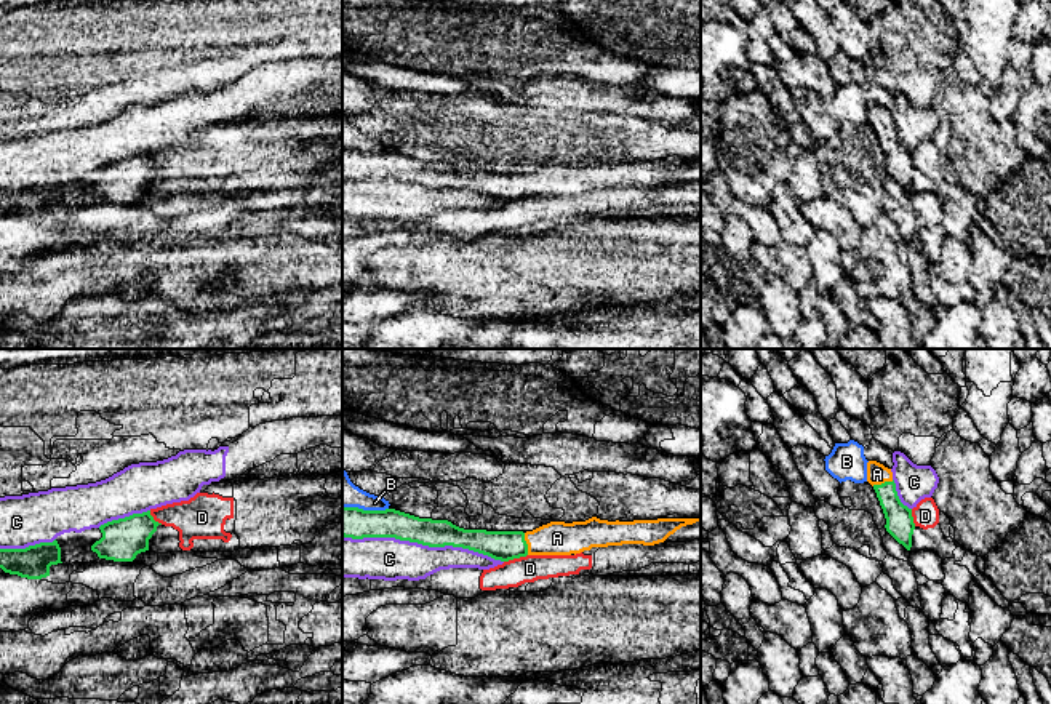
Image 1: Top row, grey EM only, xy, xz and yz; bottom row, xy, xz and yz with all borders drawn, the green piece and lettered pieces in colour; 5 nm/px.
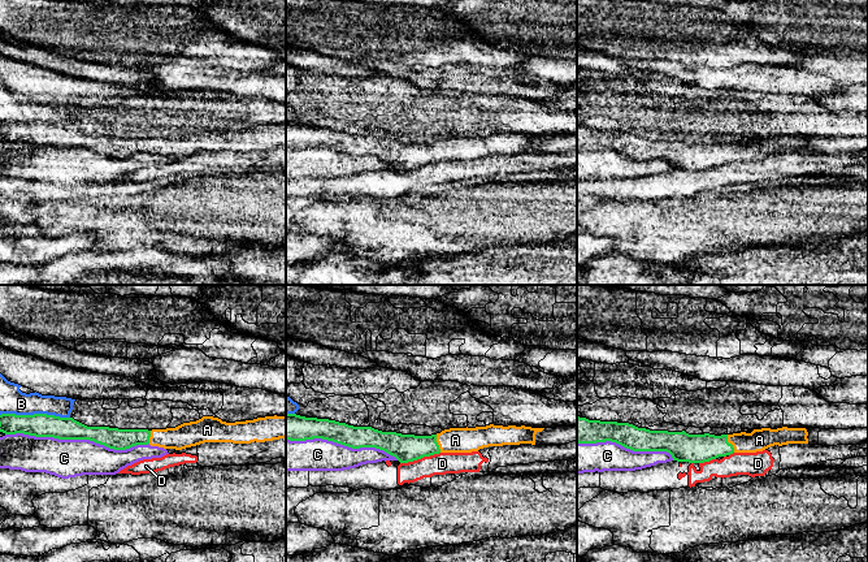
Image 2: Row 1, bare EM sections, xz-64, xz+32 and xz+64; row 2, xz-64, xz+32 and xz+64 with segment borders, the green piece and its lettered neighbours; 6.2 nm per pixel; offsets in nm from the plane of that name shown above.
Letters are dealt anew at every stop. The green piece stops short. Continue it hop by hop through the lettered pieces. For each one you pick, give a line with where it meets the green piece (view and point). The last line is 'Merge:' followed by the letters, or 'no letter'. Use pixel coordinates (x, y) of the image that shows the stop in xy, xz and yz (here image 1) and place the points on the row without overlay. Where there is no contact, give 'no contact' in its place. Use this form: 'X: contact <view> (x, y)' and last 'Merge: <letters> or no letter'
A: contact xz (527, 186)
Merge: A

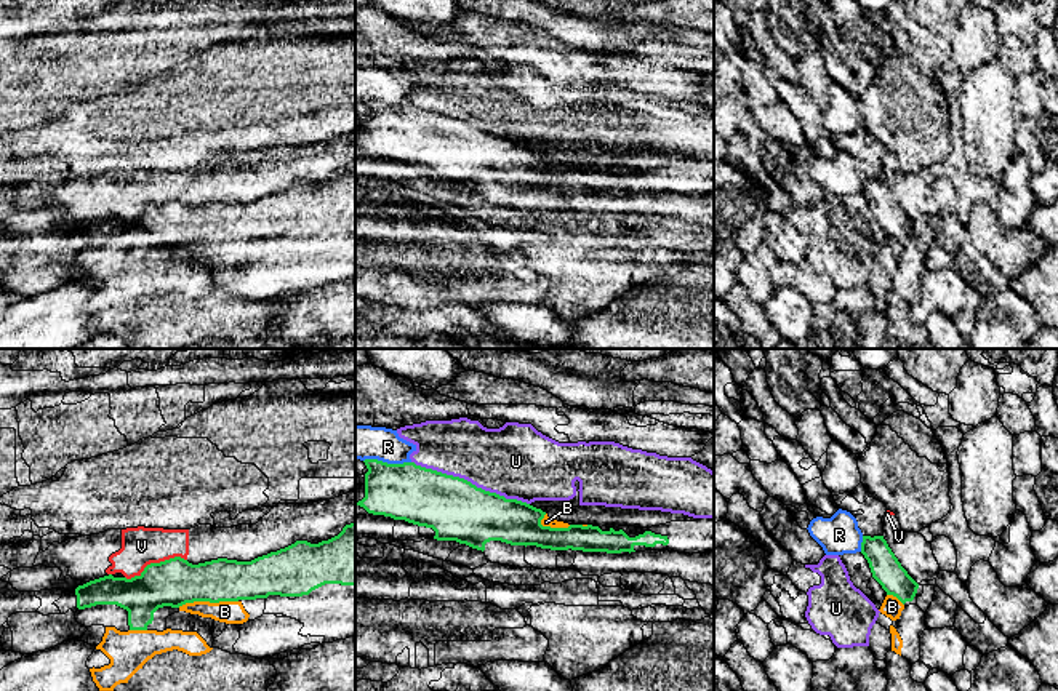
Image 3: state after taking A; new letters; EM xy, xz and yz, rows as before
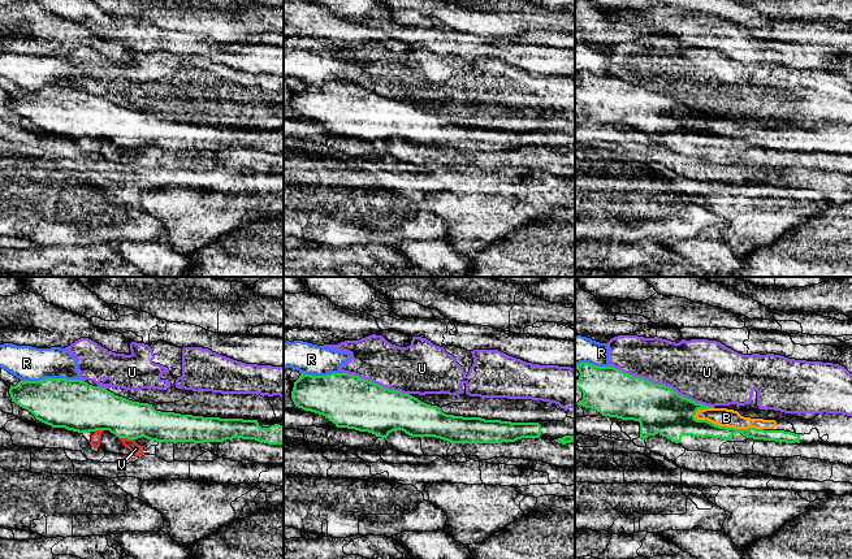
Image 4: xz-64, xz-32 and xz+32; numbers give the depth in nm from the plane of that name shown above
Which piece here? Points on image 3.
Merge: no letter

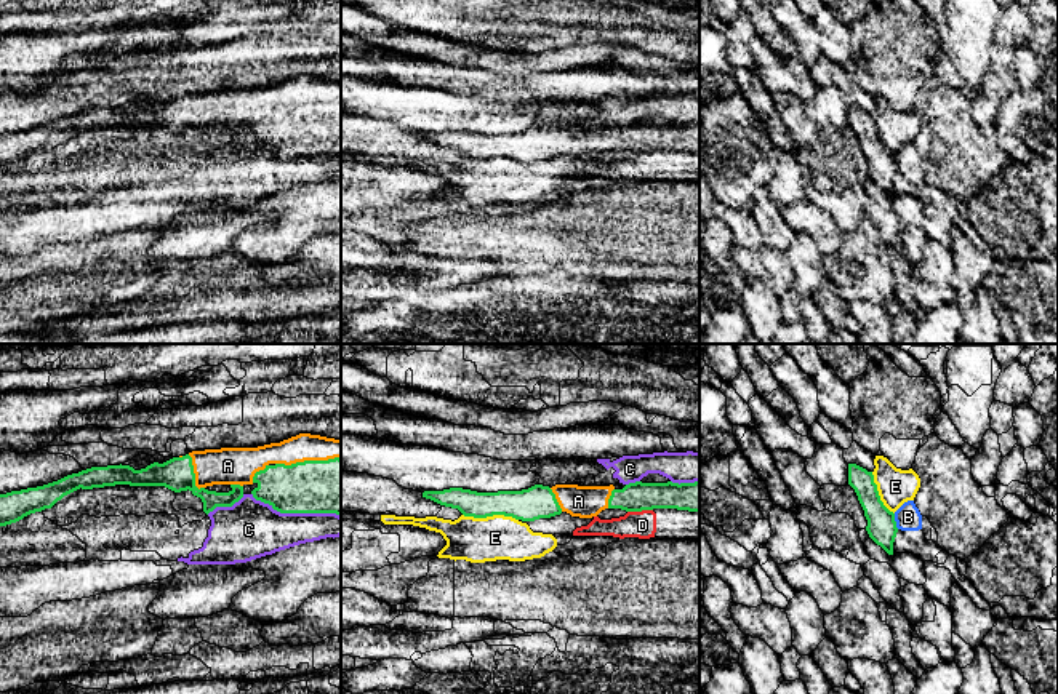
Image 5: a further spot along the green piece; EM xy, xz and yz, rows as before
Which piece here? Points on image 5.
A: contact xy (308, 103)
Merge: A

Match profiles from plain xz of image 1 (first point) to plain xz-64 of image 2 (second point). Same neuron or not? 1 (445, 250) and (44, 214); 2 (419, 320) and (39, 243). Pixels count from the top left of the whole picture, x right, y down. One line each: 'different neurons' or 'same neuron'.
1: same neuron
2: different neurons

